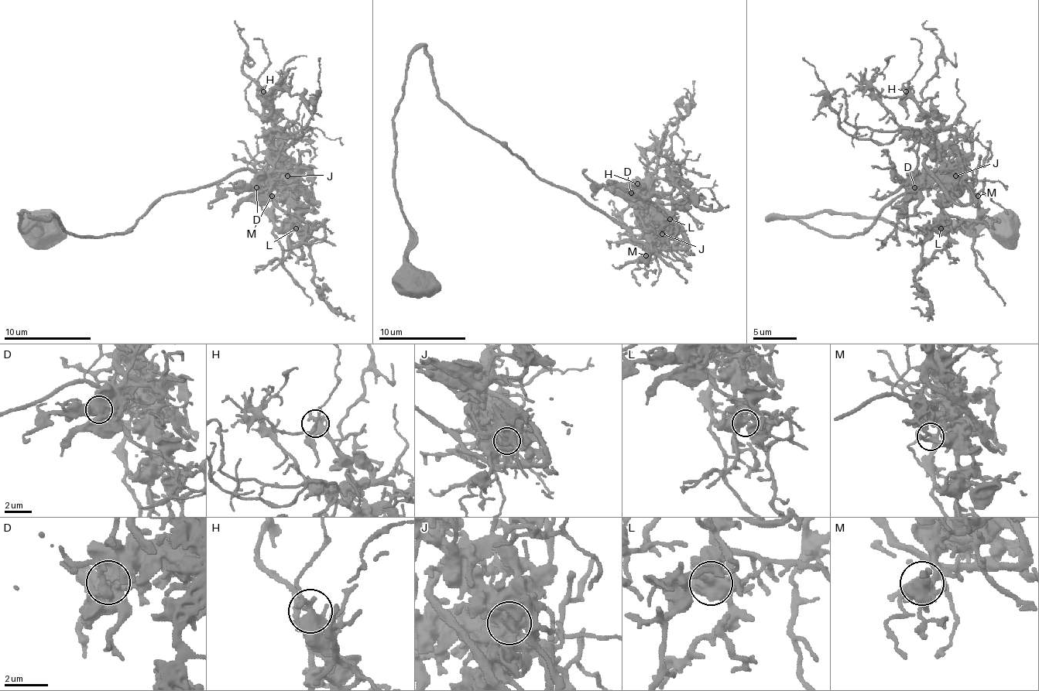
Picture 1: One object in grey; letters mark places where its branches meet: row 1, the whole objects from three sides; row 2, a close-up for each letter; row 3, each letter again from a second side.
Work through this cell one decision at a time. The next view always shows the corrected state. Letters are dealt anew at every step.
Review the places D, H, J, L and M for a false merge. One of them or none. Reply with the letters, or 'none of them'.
J

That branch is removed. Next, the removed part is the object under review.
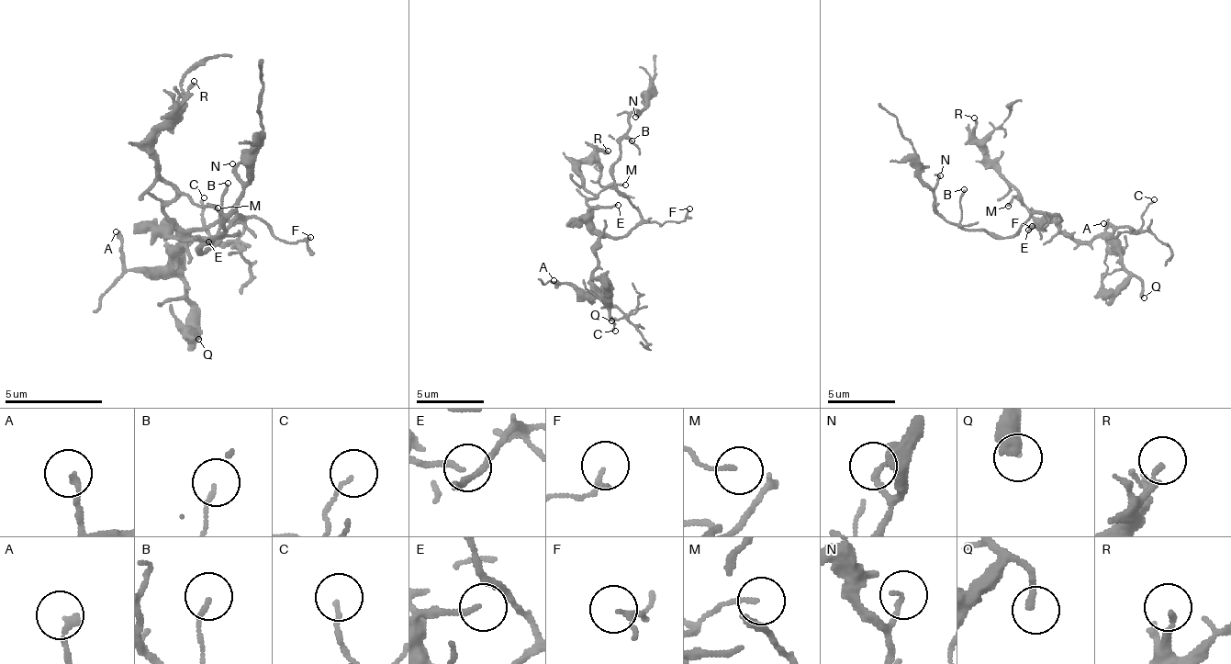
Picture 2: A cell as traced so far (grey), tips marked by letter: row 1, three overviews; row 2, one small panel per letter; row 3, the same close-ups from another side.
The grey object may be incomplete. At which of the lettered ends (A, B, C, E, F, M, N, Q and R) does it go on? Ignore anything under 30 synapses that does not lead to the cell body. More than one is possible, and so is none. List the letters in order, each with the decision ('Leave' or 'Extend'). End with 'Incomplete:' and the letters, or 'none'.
A: Leave
B: Leave
C: Leave
E: Leave
F: Leave
M: Leave
N: Leave
Q: Extend
R: Leave
Incomplete: Q

